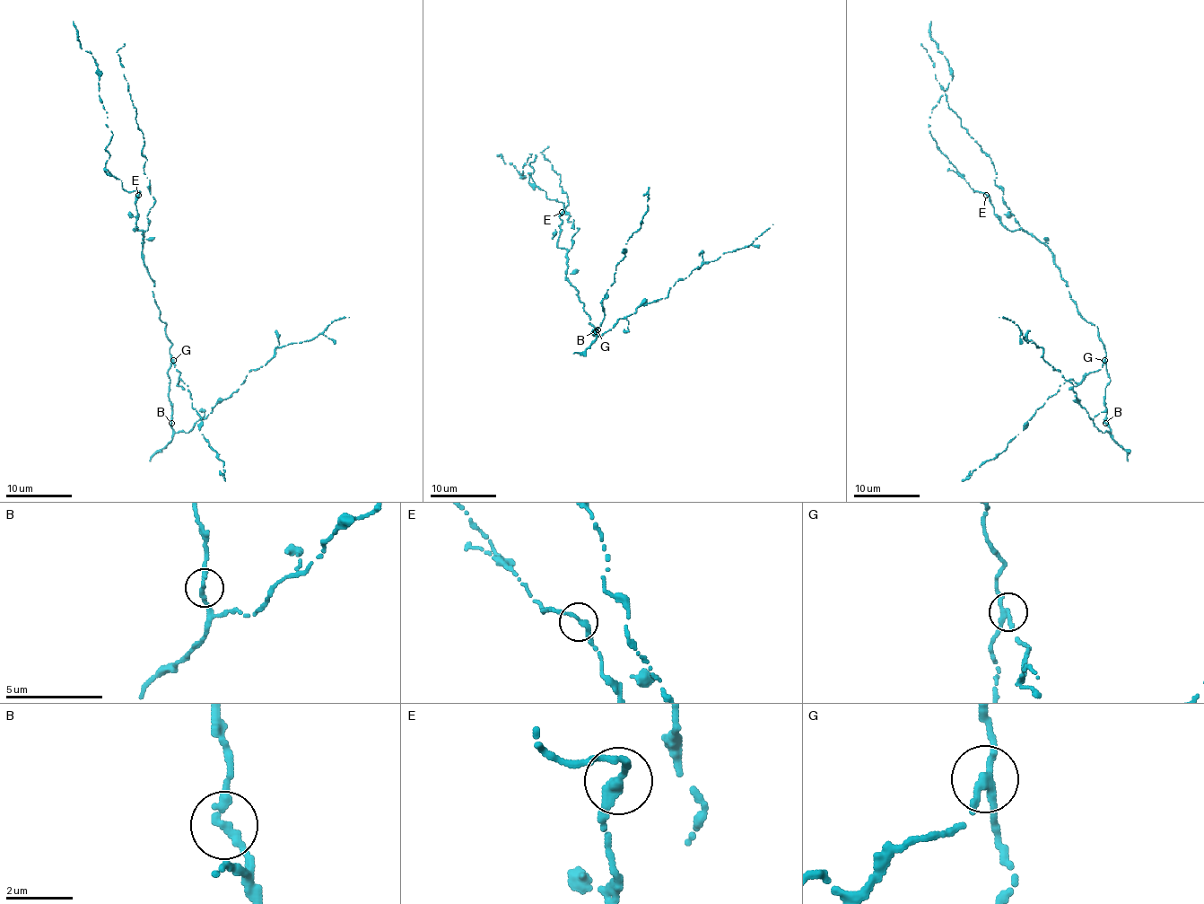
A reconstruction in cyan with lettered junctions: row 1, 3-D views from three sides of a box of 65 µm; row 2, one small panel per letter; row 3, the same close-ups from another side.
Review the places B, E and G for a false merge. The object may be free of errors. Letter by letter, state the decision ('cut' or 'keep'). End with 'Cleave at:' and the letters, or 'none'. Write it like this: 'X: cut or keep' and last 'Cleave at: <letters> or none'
B: keep
E: keep
G: cut
Cleave at: G

